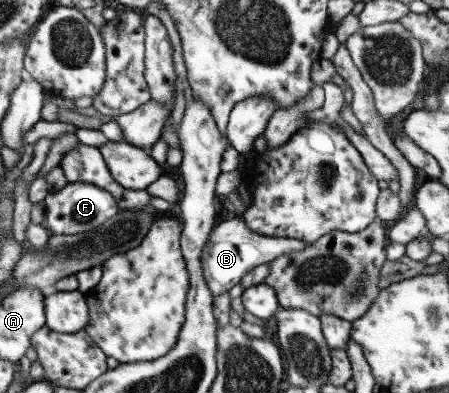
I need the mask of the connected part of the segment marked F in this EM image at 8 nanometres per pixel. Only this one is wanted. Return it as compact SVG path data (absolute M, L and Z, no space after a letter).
M86 181L66 182L65 186L55 194L46 195L44 200L45 230L48 235L73 235L97 229L119 211L116 201L105 190Z

